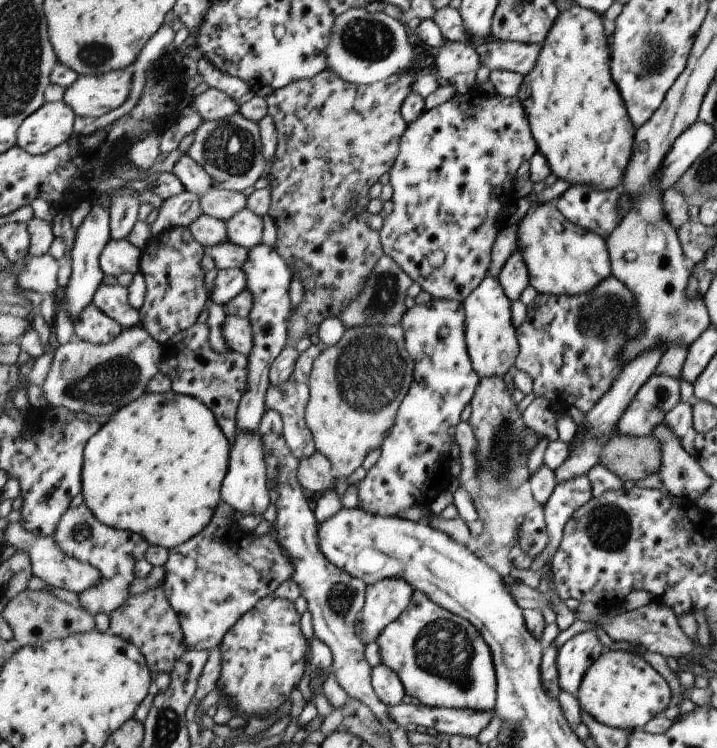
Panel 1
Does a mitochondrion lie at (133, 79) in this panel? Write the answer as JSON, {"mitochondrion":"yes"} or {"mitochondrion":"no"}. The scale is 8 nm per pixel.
{"mitochondrion":"no"}

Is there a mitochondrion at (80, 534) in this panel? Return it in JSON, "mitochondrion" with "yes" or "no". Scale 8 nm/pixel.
{"mitochondrion":"yes"}

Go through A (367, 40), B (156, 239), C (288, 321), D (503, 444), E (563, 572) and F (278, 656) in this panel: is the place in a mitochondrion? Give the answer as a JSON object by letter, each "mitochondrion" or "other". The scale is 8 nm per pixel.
{"A":"mitochondrion","B":"other","C":"other","D":"mitochondrion","E":"other","F":"other"}

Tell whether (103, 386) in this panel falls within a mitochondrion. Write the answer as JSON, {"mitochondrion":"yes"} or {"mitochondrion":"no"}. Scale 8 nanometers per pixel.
{"mitochondrion":"yes"}

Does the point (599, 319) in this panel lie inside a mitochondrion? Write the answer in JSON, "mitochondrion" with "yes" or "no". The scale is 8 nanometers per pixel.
{"mitochondrion":"yes"}

